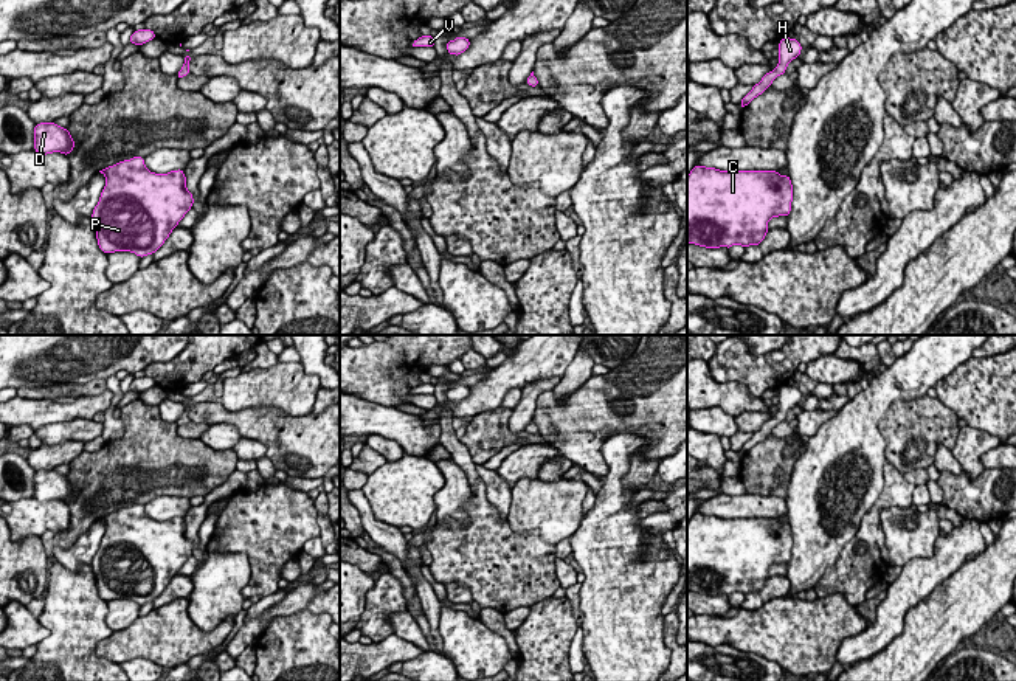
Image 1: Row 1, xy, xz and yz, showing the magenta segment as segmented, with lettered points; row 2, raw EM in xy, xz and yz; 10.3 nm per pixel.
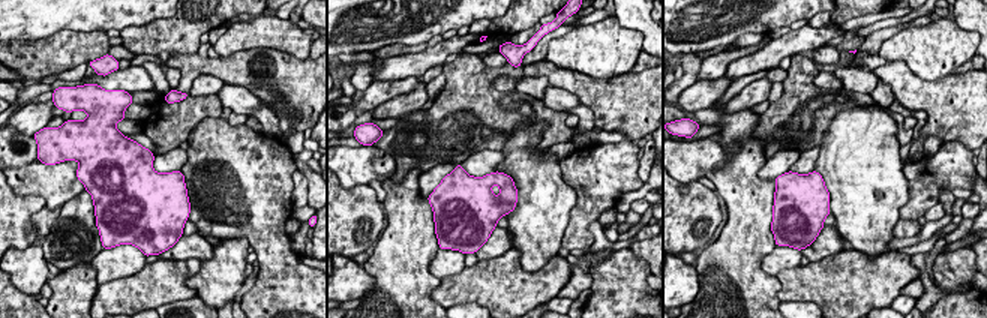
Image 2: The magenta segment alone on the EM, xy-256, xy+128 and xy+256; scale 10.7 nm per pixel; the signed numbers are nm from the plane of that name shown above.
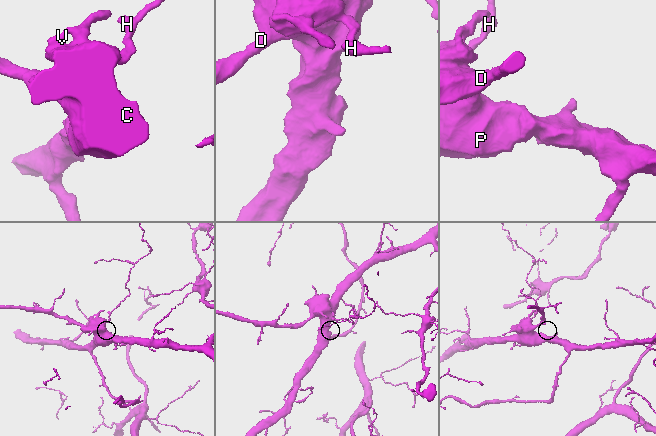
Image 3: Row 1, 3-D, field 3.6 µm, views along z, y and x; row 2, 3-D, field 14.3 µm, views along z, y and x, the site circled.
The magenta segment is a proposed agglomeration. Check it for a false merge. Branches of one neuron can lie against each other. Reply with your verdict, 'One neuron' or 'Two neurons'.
One neuron

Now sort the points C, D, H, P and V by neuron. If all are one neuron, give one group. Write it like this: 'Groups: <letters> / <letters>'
Groups: C D H P V

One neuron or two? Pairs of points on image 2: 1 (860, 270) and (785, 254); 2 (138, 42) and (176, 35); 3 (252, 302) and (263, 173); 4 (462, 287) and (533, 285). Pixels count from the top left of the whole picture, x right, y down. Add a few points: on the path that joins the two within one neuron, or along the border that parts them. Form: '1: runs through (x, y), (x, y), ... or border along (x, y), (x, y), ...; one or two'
1: border along (800, 264), (782, 269), (776, 275); two
2: runs through (147, 39), (167, 35); one
3: runs through (269, 270), (269, 240), (263, 225), (263, 204); one
4: runs through (480, 287), (515, 287); one

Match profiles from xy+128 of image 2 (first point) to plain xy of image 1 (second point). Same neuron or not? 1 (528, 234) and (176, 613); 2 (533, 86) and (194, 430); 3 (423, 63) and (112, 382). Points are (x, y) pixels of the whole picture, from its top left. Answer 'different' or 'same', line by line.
1: different
2: different
3: different

